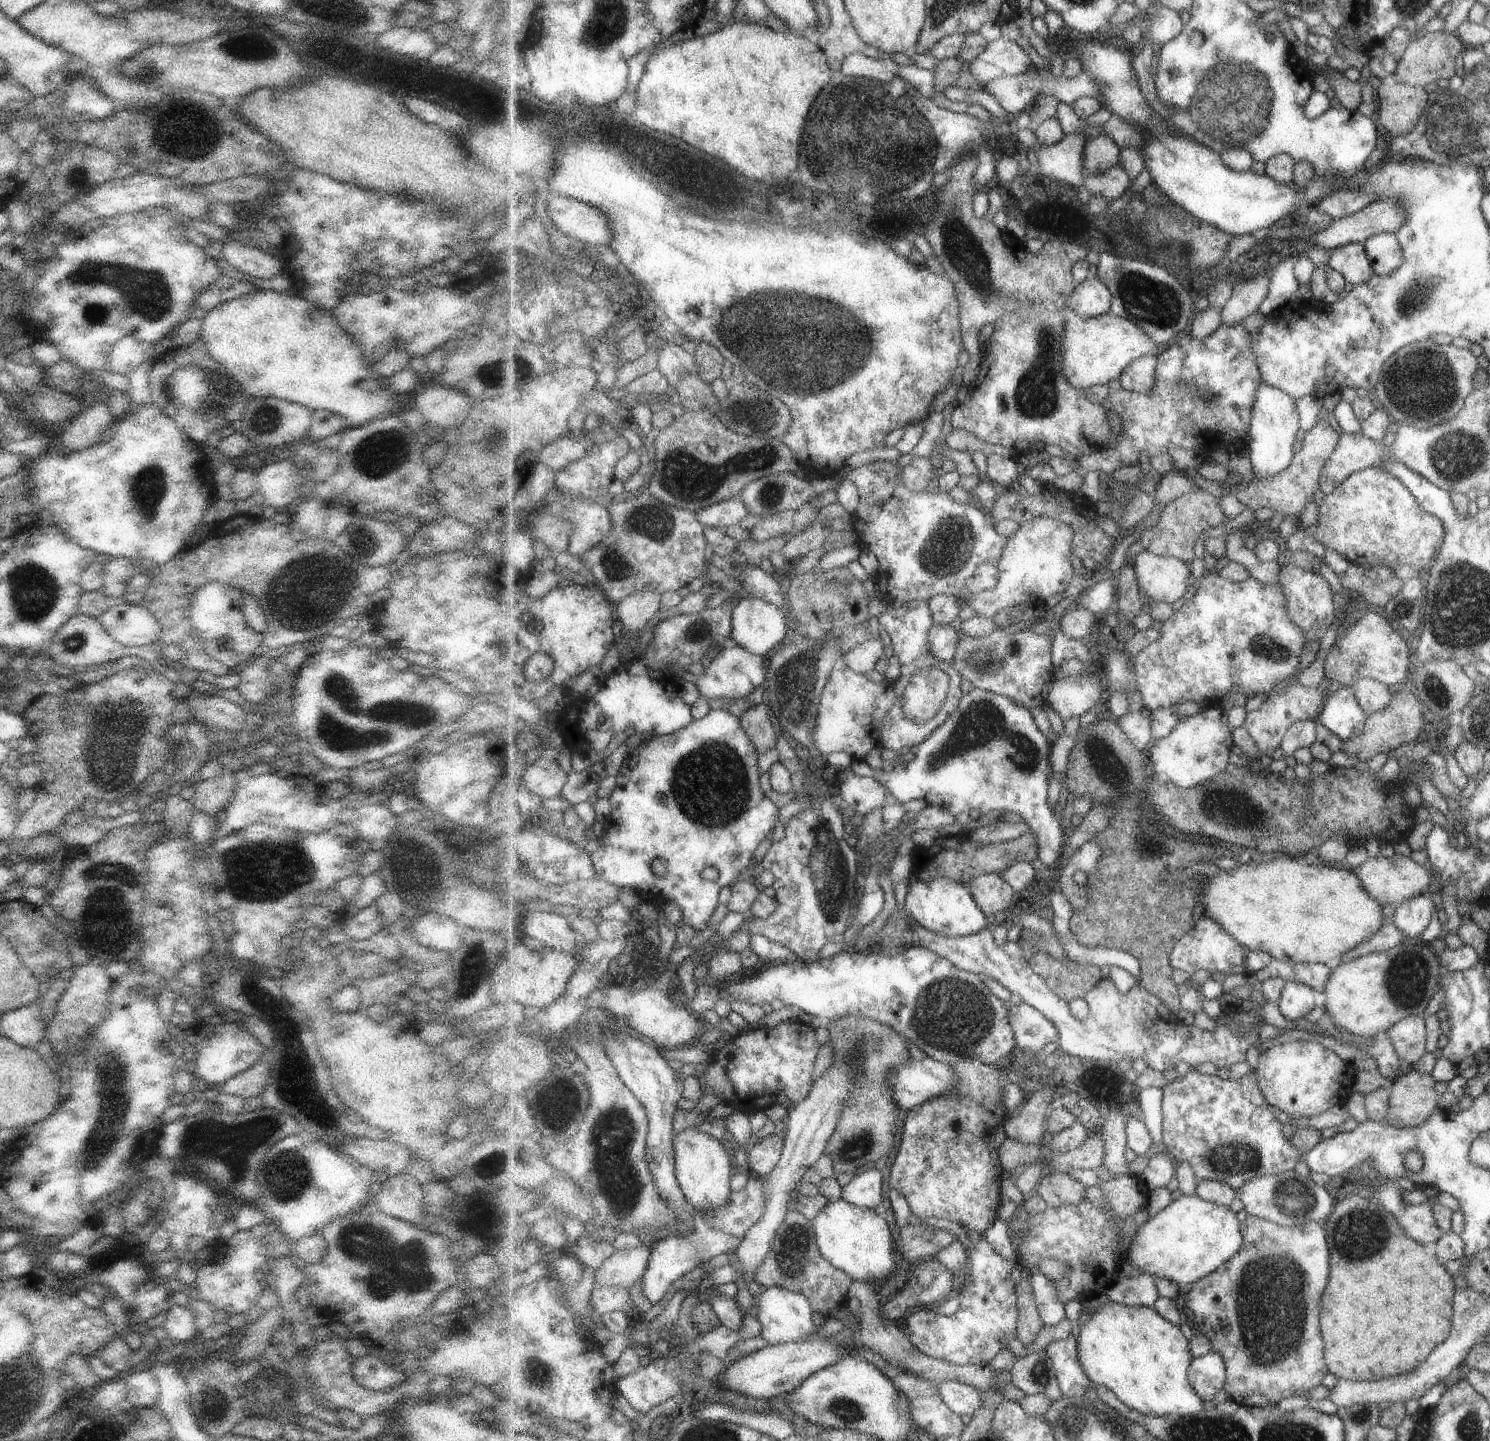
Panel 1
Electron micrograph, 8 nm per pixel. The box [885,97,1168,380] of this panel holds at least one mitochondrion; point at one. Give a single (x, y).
(964, 252)

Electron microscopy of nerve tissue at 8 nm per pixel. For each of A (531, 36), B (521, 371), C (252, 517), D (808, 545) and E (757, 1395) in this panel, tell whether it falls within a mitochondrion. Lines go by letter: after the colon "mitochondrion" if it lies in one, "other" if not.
A: other
B: mitochondrion
C: other
D: other
E: other

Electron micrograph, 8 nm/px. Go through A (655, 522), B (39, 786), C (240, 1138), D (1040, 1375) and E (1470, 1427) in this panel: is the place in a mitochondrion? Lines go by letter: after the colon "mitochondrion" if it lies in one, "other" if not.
A: mitochondrion
B: other
C: mitochondrion
D: mitochondrion
E: mitochondrion

